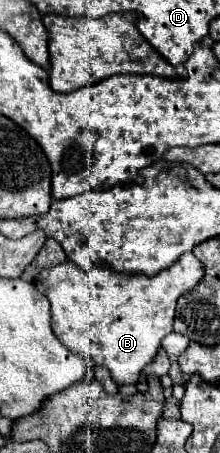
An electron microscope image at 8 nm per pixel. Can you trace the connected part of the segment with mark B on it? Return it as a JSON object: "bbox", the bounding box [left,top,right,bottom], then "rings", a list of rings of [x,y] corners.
{"bbox":[34,253,204,385],"rings":[[[190,253],[182,255],[172,267],[158,271],[156,275],[134,275],[116,271],[106,263],[96,263],[90,271],[84,271],[72,261],[64,261],[52,267],[46,267],[36,277],[34,285],[48,297],[52,305],[52,331],[56,337],[74,353],[86,357],[92,365],[104,365],[110,369],[112,379],[118,385],[138,383],[140,371],[156,357],[160,341],[172,333],[176,301],[184,291],[190,291],[204,277],[204,265]]]}

